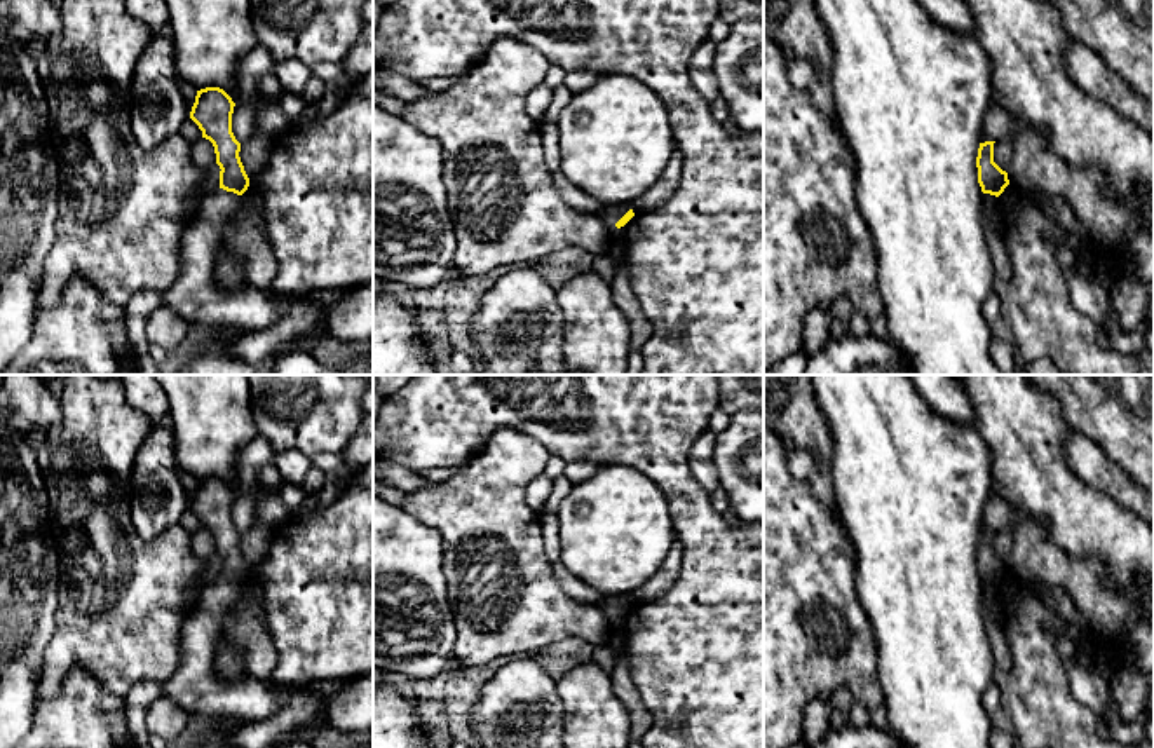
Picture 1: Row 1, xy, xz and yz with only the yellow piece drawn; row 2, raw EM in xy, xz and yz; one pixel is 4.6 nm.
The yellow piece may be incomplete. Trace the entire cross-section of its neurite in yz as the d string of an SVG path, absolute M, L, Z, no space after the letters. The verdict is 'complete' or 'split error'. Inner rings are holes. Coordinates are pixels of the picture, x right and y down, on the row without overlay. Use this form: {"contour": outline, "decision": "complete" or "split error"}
{"contour": "M995 532L980 534L976 558L981 582L999 588L1009 575L1009 570L1008 563L994 553L994 534Z", "decision": "complete"}

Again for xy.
{"contour": "M220 478L197 481L190 509L202 521L202 528L214 537L220 556L220 579L242 586L249 577L249 568L241 553L241 534L232 523L232 504L235 493Z", "decision": "complete"}

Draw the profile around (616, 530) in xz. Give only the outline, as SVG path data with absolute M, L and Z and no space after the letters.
M619 464L572 485L556 516L563 565L605 596L631 595L645 584L675 541L659 485Z

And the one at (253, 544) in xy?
M258 516L253 527L241 535L241 553L249 572L255 572L258 565L265 560L267 549L272 541L272 527L265 525Z

